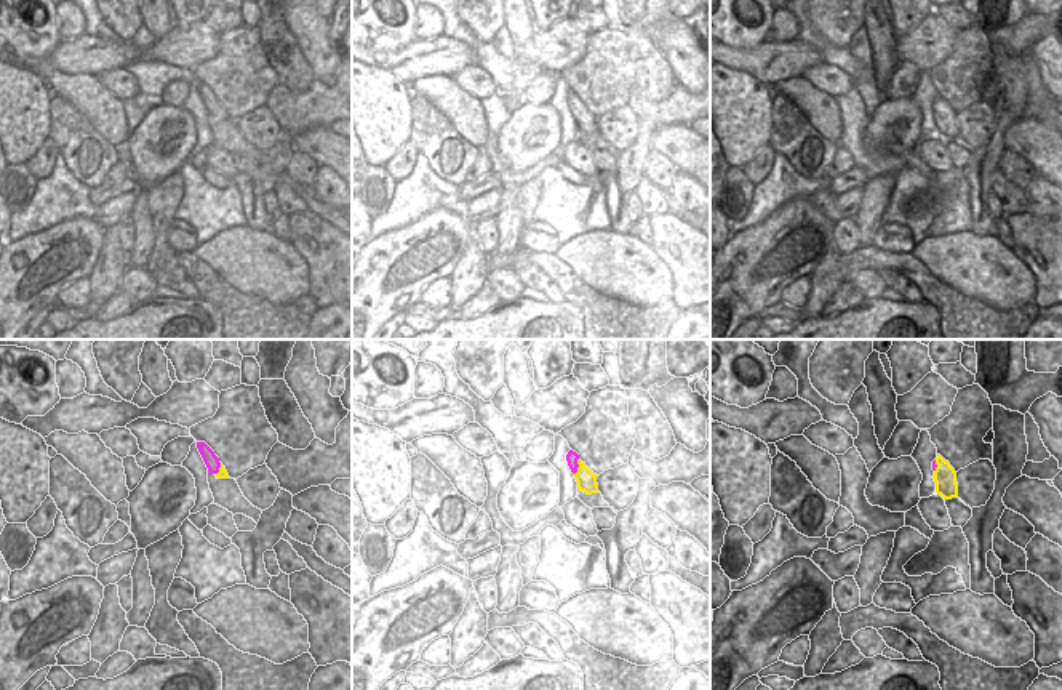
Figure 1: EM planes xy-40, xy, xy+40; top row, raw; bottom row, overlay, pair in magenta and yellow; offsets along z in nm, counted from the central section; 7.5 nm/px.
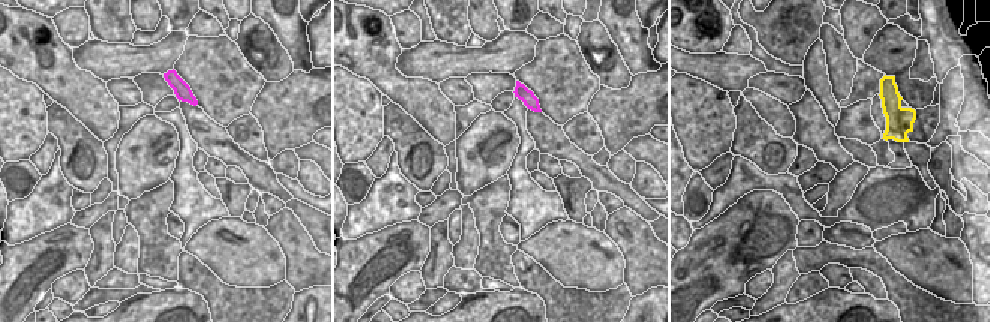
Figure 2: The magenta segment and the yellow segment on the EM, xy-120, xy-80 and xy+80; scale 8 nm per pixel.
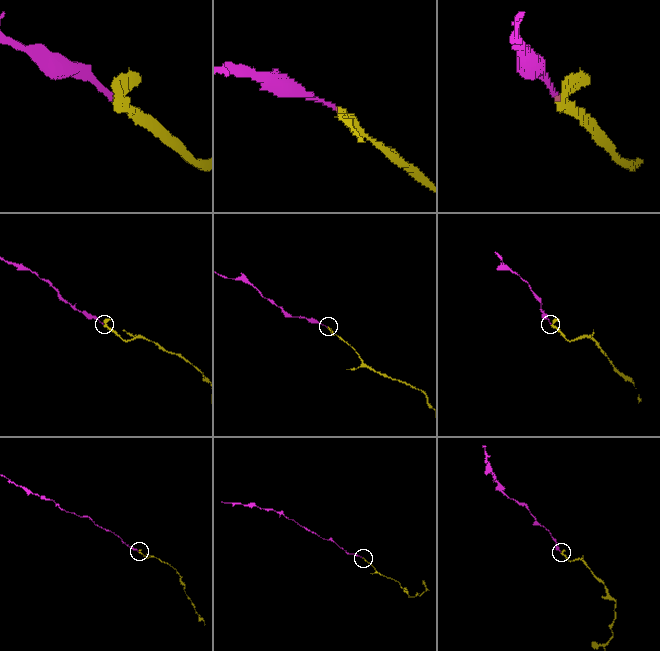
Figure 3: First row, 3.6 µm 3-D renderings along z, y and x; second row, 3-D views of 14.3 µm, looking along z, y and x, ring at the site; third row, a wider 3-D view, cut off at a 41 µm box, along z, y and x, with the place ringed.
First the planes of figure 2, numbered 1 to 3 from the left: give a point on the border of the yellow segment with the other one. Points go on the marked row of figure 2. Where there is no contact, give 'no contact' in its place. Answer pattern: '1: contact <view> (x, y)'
1: no contact
2: no contact
3: no contact

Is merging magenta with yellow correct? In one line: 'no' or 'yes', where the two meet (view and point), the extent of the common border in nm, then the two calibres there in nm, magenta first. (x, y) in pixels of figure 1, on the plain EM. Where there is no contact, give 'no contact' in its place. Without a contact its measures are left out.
no; contact xy (578, 108); length 130 nm; calibres 90 and 150 nm

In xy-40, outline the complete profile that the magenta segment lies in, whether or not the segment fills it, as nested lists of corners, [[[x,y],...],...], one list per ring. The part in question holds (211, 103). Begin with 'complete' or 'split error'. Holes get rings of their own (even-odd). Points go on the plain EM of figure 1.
complete; [[[197,83],[197,90],[208,109],[208,115],[218,115],[221,104],[214,93],[205,83]]]

